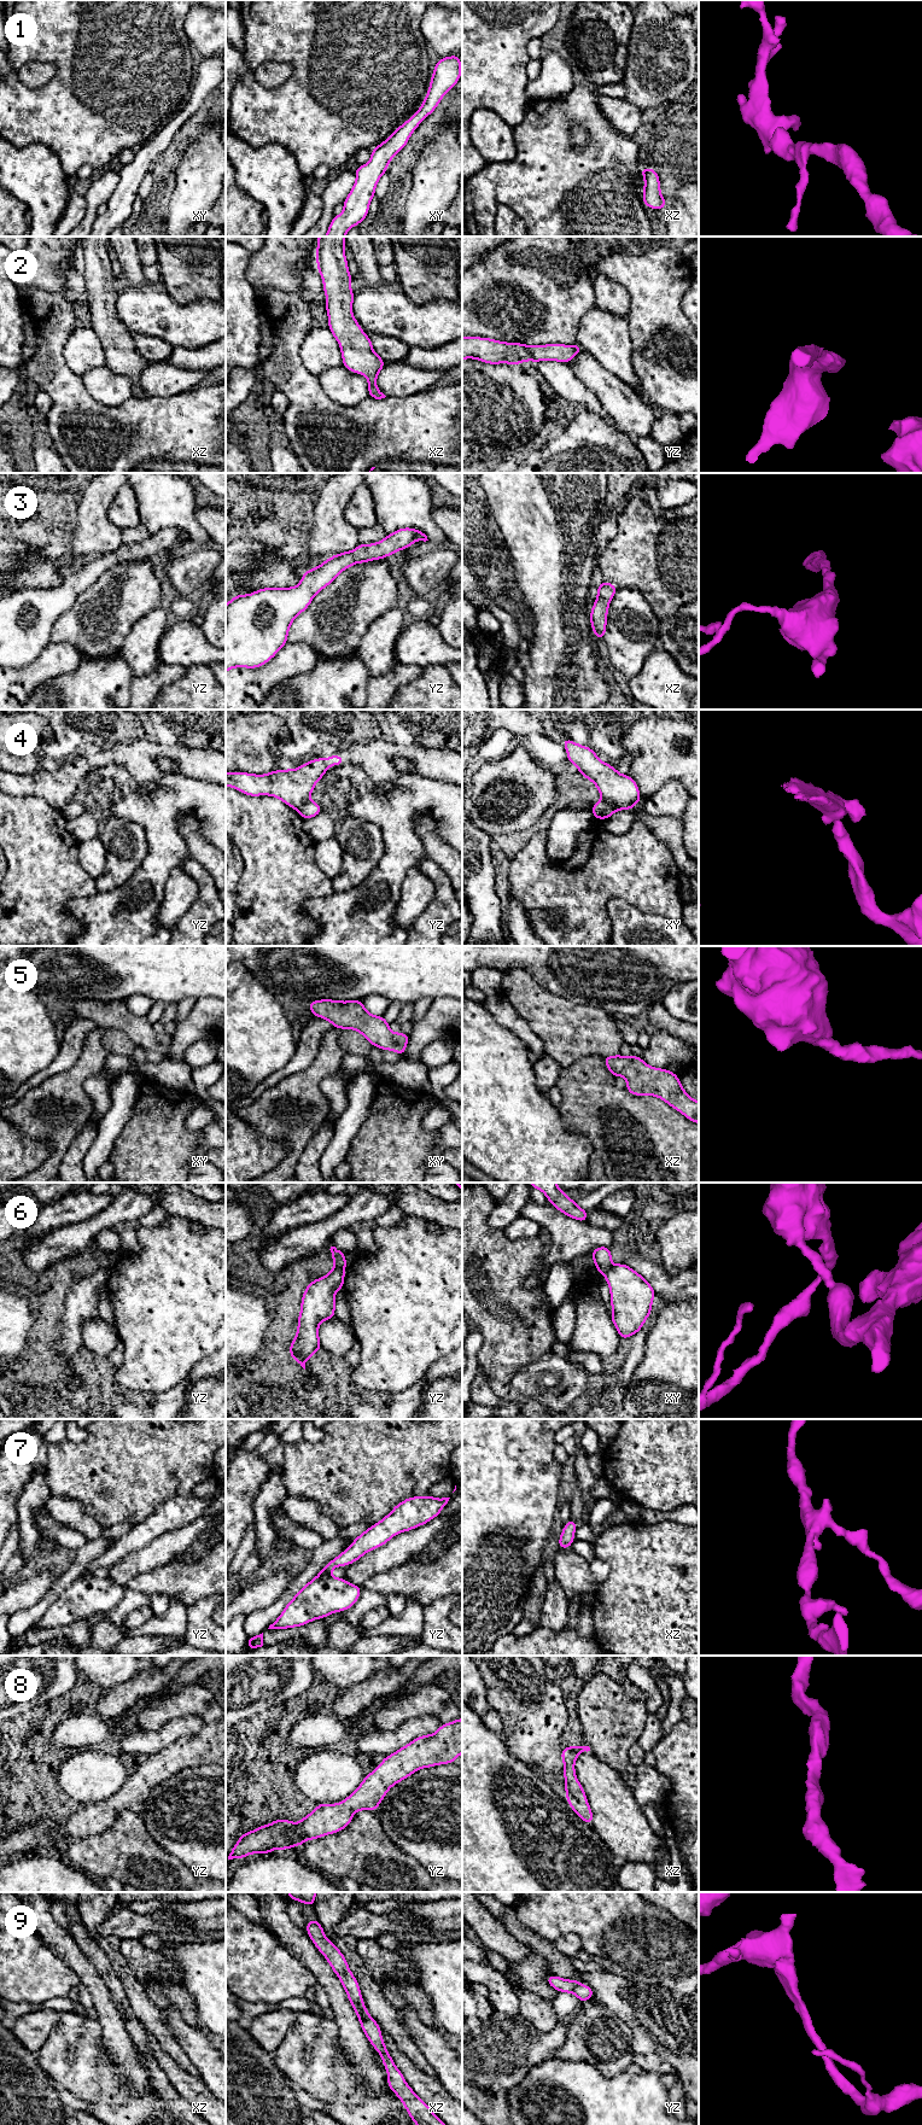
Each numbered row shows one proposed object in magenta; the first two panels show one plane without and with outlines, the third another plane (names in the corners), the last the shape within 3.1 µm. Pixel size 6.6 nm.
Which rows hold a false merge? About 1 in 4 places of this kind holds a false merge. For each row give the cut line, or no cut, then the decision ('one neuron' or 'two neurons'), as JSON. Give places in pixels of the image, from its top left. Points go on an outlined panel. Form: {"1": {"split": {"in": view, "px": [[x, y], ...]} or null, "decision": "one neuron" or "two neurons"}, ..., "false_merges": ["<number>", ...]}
{"1": {"split": null, "decision": "one neuron"}, "2": {"split": null, "decision": "one neuron"}, "3": {"split": null, "decision": "one neuron"}, "4": {"split": {"in": "xy", "px": [[602, 799], [616, 810]]}, "decision": "two neurons"}, "5": {"split": null, "decision": "one neuron"}, "6": {"split": {"in": "yz", "px": [[334, 1267], [343, 1268]]}, "decision": "two neurons"}, "7": {"split": null, "decision": "one neuron"}, "8": {"split": null, "decision": "one neuron"}, "9": {"split": null, "decision": "one neuron"}, "false_merges": ["4", "6"]}

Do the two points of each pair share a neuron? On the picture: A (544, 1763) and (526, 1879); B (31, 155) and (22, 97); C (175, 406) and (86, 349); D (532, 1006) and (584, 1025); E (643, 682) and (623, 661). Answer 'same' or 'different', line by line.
A: different
B: different
C: different
D: same
E: different

